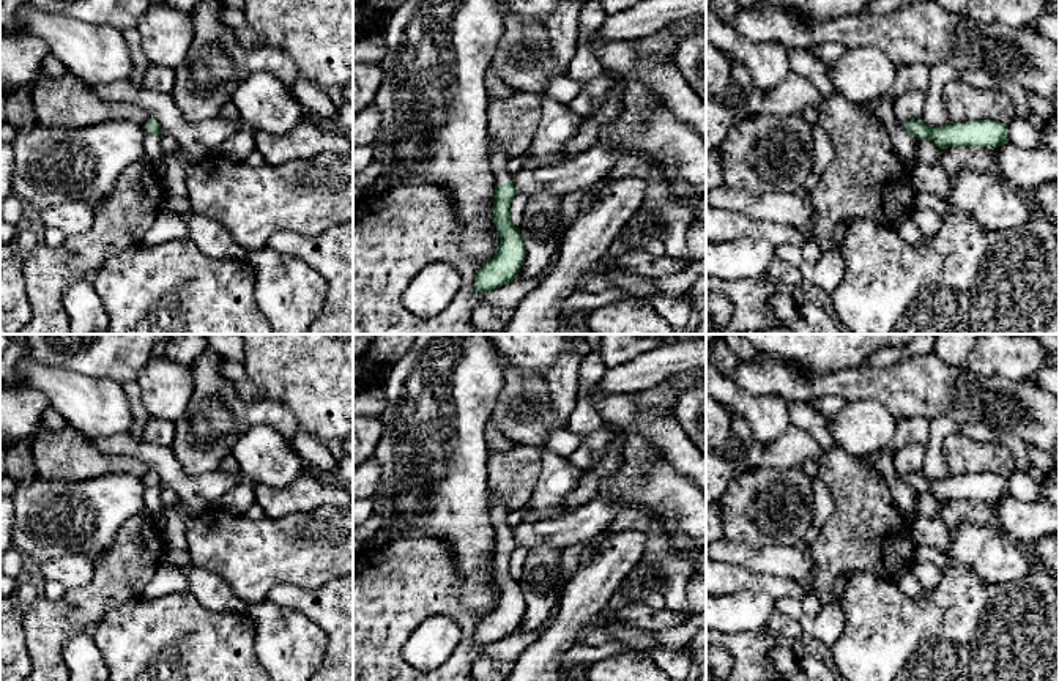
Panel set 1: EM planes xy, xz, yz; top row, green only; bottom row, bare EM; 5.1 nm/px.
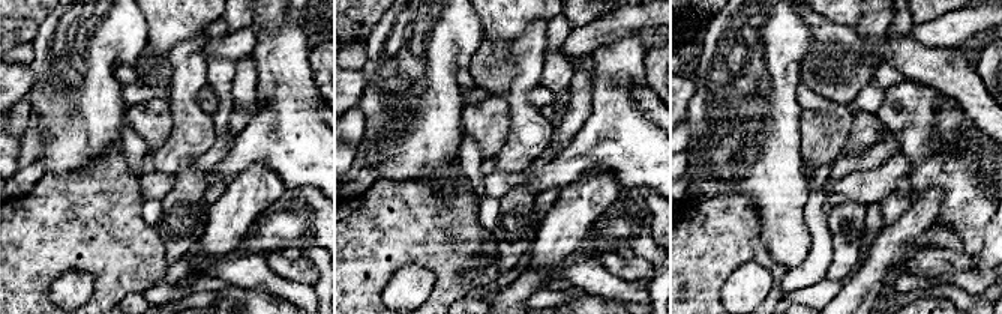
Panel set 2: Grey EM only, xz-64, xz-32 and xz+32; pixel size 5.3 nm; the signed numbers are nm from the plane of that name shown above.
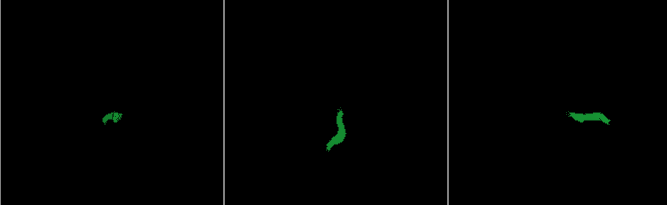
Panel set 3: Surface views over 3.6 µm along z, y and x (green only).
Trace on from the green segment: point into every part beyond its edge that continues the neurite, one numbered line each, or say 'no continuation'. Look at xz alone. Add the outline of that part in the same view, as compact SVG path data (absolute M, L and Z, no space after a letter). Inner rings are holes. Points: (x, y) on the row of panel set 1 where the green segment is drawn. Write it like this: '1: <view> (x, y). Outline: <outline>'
1: xz (497, 158). Outline: M490 139L489 164L495 177L496 186L501 186L511 181L511 175L506 170L507 159L509 158L503 151L503 148Z

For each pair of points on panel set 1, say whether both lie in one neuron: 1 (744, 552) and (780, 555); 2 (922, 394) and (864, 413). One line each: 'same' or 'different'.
1: same
2: different

